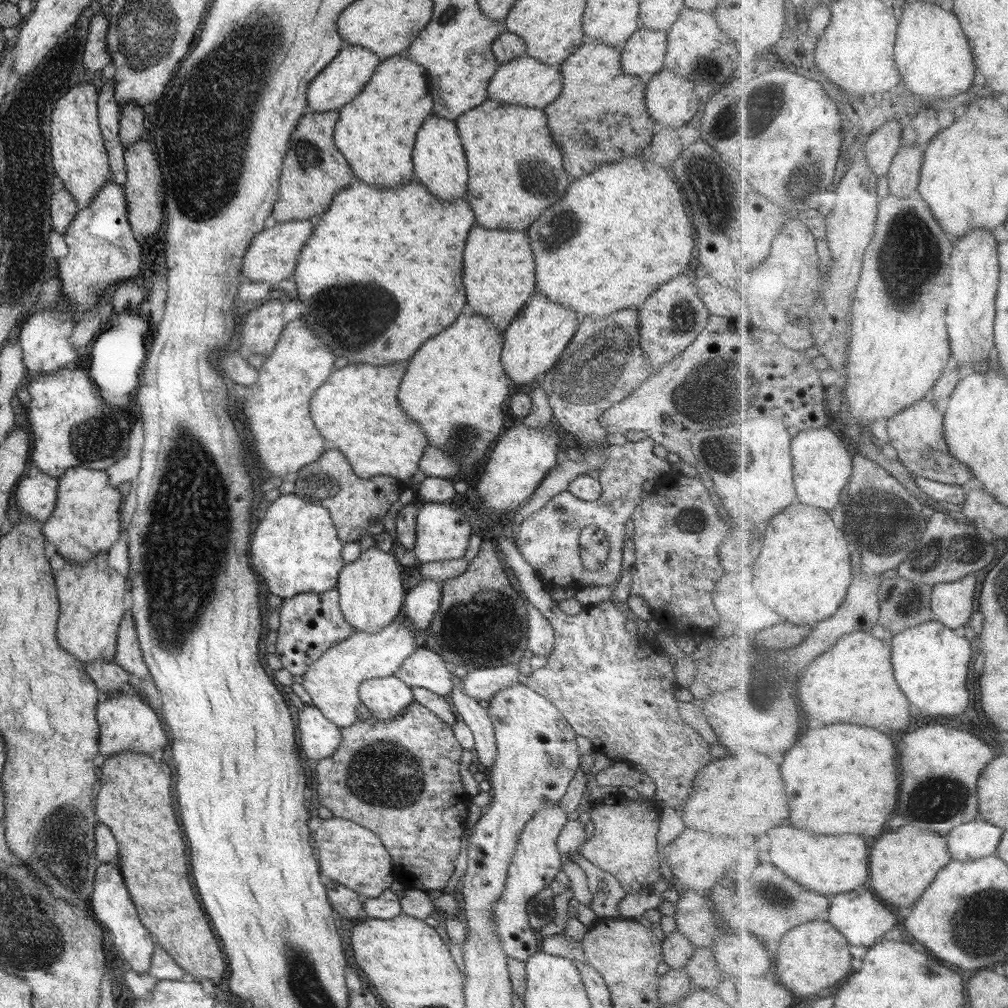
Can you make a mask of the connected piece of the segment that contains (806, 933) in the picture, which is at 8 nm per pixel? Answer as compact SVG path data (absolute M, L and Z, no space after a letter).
M812 921L802 926L796 927L788 933L788 936L782 940L782 952L778 958L778 974L782 980L786 982L786 986L790 986L790 990L794 990L796 994L802 996L812 996L812 994L824 995L829 990L830 986L836 986L840 980L850 977L854 972L854 954L852 954L852 943L850 939L832 923L832 921Z

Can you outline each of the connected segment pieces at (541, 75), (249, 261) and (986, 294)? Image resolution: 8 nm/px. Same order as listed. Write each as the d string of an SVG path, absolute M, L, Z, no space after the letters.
M530 56L515 58L502 63L490 78L488 99L499 103L543 109L562 92L562 71L558 66L546 65Z
M296 220L295 222L282 222L272 228L258 232L248 245L243 257L242 276L256 282L267 282L273 287L282 280L293 276L296 269L300 251L306 246L306 240L314 233L315 226L310 220Z
M974 230L958 240L958 252L954 252L954 270L952 270L952 288L950 288L950 306L948 320L950 336L954 338L954 354L960 358L960 364L973 367L974 362L990 362L992 350L996 348L996 316L998 316L998 292L1002 286L1002 266L1000 266L1000 246L996 234L990 230Z

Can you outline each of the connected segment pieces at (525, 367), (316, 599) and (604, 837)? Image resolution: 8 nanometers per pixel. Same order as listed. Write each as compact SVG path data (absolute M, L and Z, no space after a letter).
M536 292L522 307L522 312L517 314L514 320L503 332L504 346L502 346L502 367L506 375L512 379L515 390L532 388L538 374L550 370L560 358L562 351L570 344L579 320L576 319L576 311L570 307L564 307L560 303L550 301L548 296Z
M336 589L326 592L302 592L294 598L282 598L281 607L277 608L273 619L273 628L278 632L275 655L281 660L282 668L288 670L292 675L304 675L308 666L316 662L318 658L334 646L335 643L344 642L354 633L354 627L344 619L340 611L339 594Z
M618 792L595 801L590 809L594 834L579 848L581 855L598 868L615 876L627 894L634 894L658 882L663 876L660 873L656 840L661 817L660 808L653 798L636 802Z

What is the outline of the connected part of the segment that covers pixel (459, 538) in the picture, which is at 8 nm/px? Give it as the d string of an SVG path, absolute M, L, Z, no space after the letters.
M429 502L420 507L416 516L415 529L416 542L412 551L418 563L462 558L466 554L472 536L470 519L459 509L451 508L450 502Z

